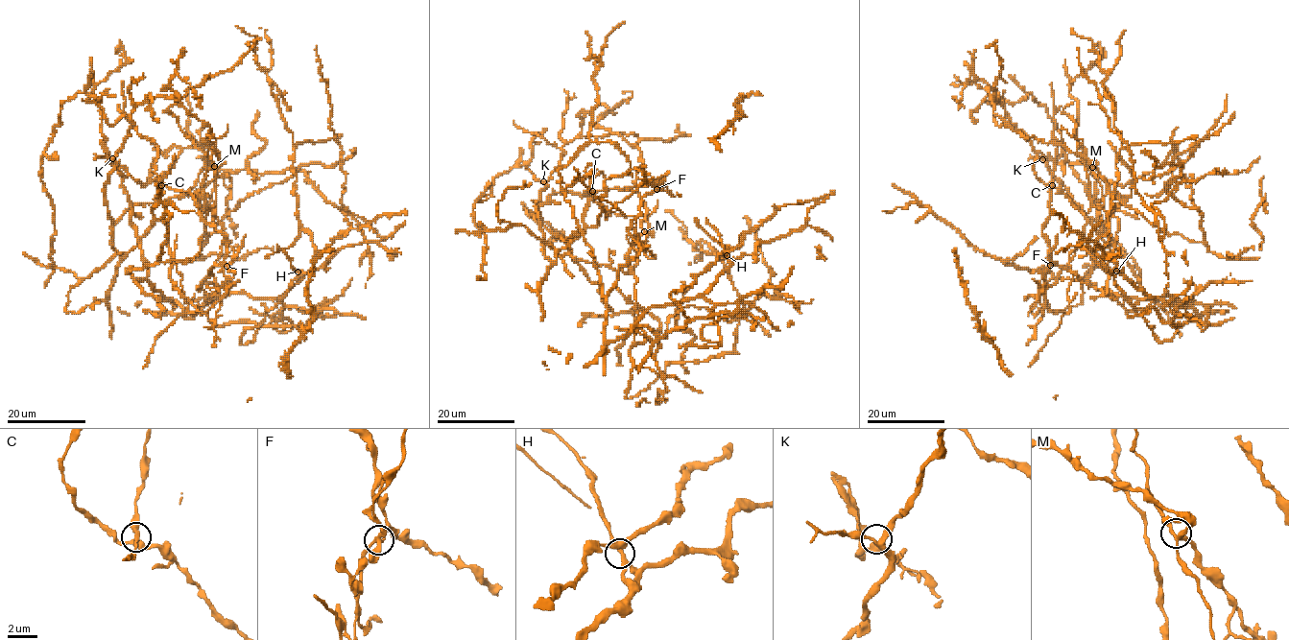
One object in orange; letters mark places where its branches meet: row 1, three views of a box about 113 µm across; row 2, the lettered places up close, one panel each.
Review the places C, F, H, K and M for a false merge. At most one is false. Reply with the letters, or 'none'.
F

